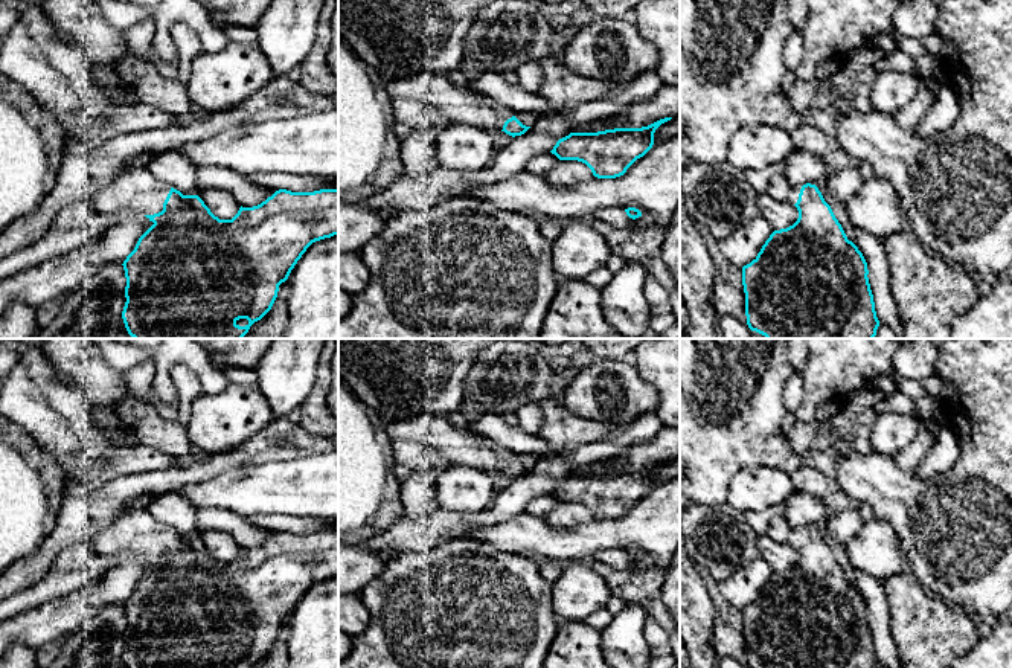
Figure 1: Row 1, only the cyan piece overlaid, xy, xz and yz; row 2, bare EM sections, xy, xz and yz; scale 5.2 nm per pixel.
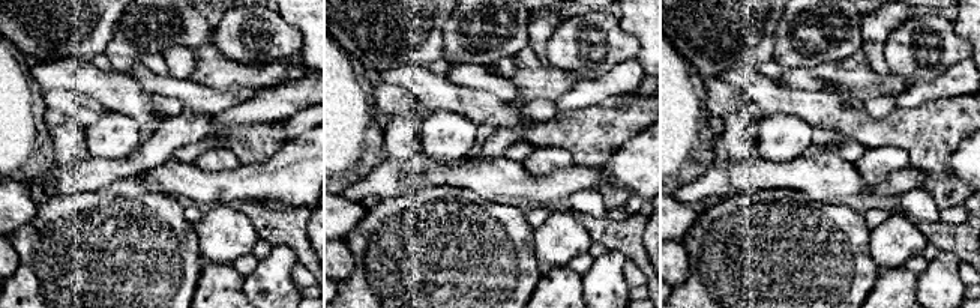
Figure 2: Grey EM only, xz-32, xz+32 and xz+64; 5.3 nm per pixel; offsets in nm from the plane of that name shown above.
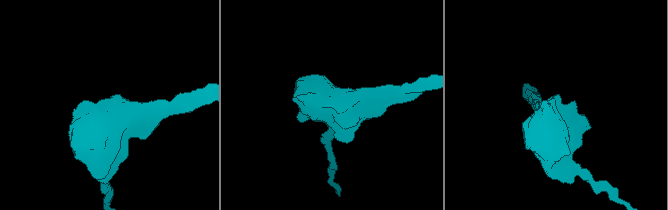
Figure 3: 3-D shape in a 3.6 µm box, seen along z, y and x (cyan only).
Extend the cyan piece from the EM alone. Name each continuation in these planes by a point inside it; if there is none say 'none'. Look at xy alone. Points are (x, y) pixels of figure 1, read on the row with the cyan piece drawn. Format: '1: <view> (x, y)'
1: xy (133, 192)

